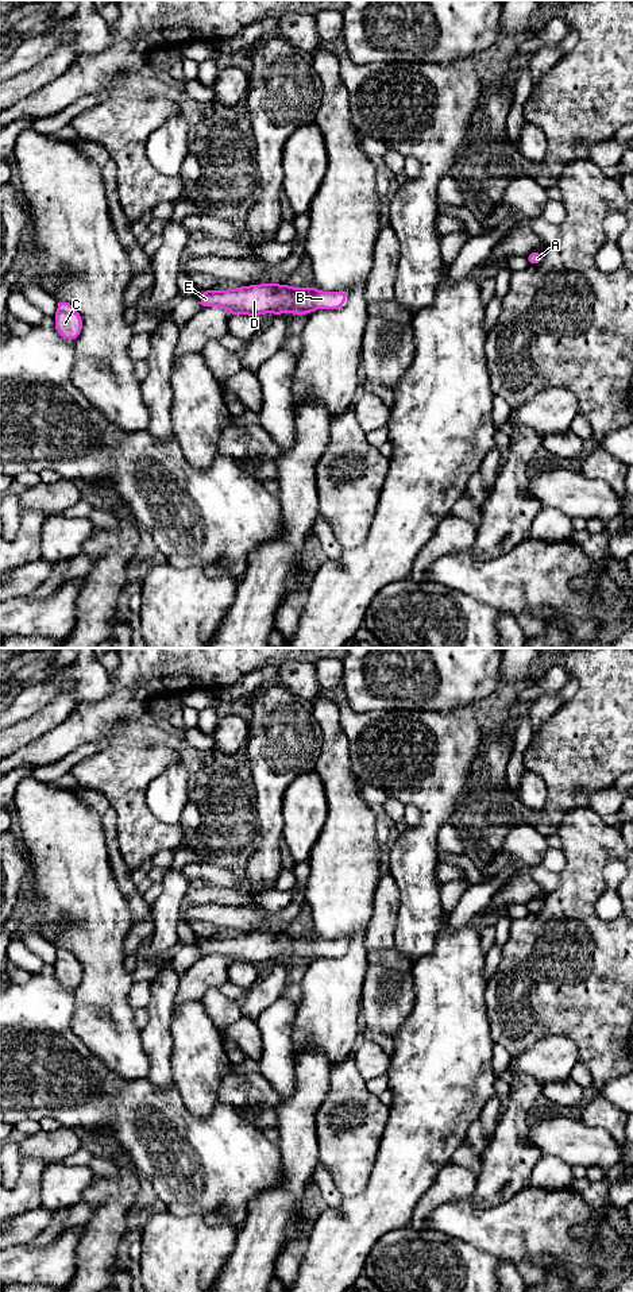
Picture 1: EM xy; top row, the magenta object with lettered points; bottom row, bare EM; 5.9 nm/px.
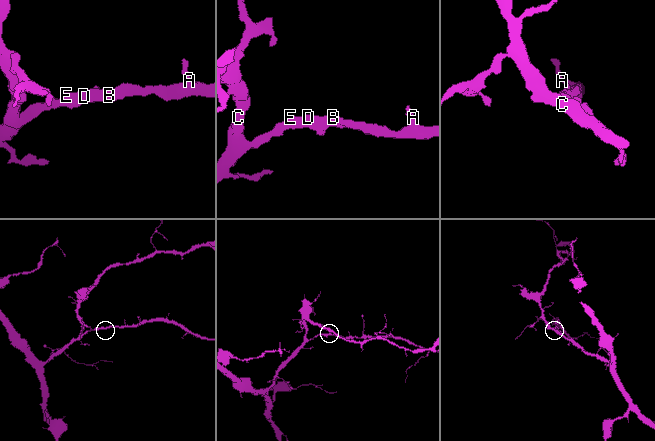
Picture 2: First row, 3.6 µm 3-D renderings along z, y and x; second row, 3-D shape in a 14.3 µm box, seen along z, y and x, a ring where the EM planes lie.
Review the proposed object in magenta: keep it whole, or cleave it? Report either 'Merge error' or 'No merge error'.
No merge error

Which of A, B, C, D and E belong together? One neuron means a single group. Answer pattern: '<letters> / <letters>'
A B C D E

